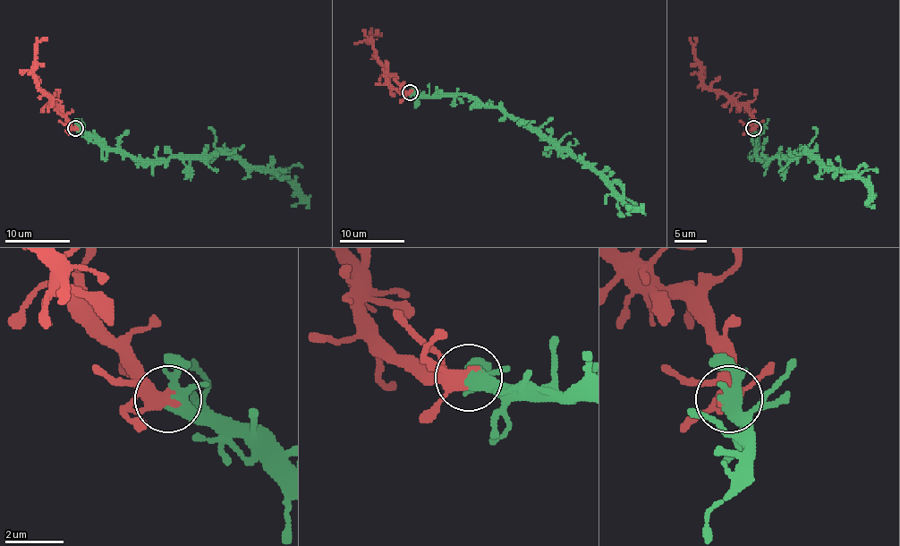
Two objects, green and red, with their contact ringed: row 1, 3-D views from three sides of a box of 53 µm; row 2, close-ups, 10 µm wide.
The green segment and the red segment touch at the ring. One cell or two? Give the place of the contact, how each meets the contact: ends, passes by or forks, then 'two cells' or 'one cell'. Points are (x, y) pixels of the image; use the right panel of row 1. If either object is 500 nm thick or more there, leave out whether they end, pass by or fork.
place (753, 128); green forks; red forks; one cell

